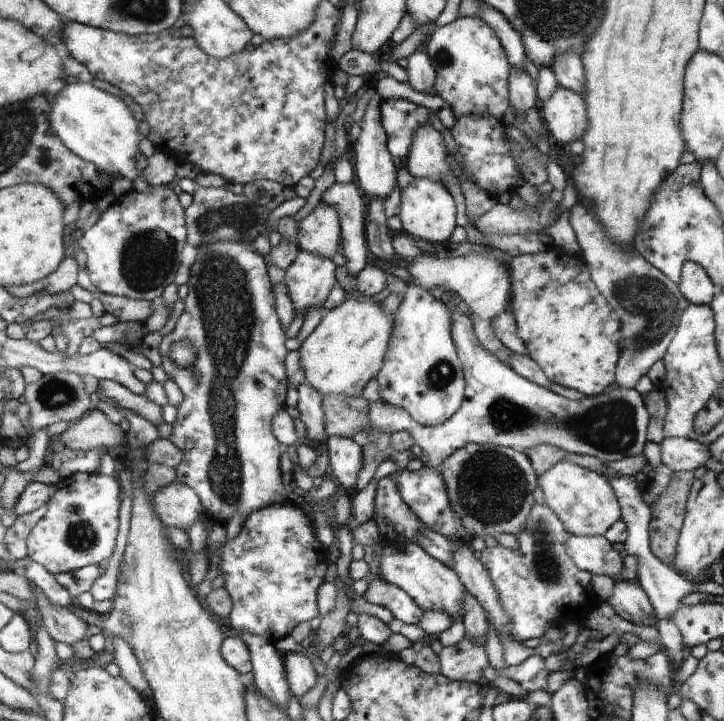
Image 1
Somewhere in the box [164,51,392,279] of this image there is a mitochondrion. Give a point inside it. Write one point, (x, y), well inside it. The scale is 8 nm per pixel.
(236, 219)

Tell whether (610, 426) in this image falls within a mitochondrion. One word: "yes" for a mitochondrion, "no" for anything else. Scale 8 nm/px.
yes

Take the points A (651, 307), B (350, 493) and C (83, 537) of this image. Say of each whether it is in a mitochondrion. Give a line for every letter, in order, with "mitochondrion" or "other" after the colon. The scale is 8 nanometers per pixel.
A: mitochondrion
B: other
C: mitochondrion

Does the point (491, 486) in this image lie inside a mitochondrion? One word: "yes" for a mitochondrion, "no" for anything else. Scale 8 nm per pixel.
yes

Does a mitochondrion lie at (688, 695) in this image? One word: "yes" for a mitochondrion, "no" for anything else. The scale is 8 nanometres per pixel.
no

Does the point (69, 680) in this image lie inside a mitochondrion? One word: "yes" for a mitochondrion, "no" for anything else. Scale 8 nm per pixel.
no

